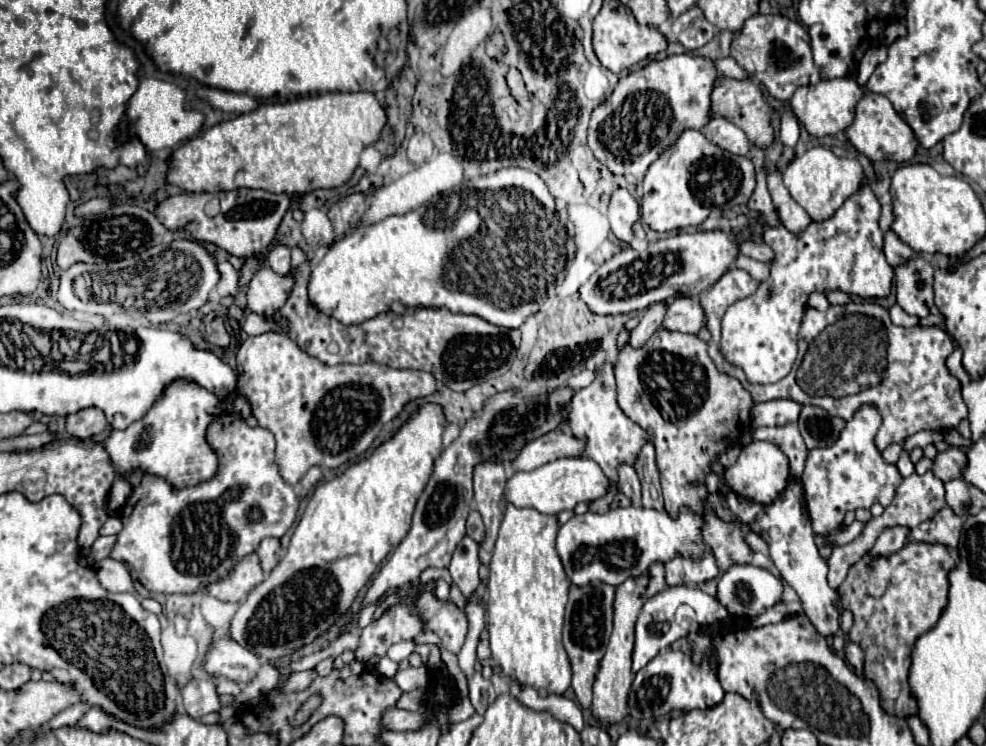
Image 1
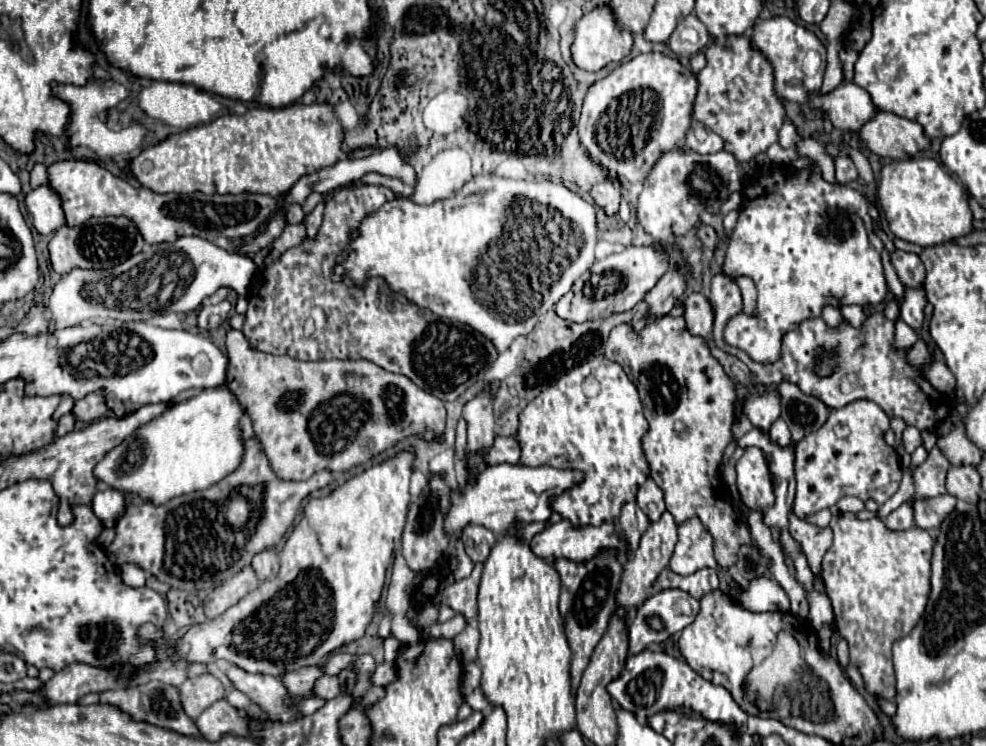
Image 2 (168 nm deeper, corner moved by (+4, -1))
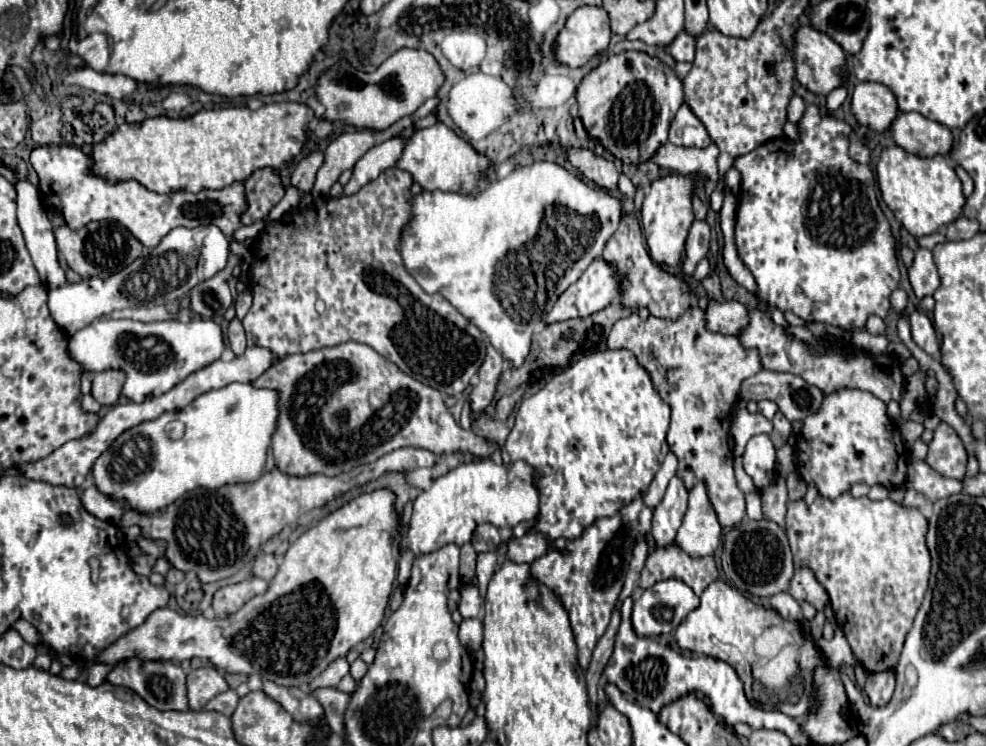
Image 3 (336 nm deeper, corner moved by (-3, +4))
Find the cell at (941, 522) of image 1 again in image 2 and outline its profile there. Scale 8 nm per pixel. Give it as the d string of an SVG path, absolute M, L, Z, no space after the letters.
M943 494L929 500L915 500L913 512L915 512L915 526L923 530L937 530L941 522L955 510L957 498L951 494Z

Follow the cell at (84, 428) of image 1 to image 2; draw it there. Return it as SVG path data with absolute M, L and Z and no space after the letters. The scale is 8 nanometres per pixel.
M93 392L93 394L87 394L85 398L77 400L71 412L75 414L77 422L83 422L83 424L91 424L95 420L109 416L109 408L105 406L105 398L101 392Z

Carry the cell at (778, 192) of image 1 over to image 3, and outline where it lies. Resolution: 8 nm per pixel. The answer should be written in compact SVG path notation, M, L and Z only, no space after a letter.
M794 95L792 101L790 101L790 105L788 105L788 119L790 119L792 123L798 123L800 117L804 115L804 109L806 109L806 103L802 101L802 97Z

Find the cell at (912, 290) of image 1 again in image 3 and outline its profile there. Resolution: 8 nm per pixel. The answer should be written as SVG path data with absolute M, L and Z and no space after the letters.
M914 311L910 315L910 331L912 331L912 341L922 349L926 351L928 355L936 357L938 355L938 349L940 349L940 343L938 343L938 337L936 337L936 331L934 331L934 325L932 321L922 315L920 311Z

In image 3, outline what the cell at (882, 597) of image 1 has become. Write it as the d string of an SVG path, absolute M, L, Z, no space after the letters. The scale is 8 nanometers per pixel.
M848 491L836 499L818 495L812 505L806 505L804 499L788 501L786 535L794 553L794 567L812 569L818 583L828 591L836 623L844 631L856 659L870 673L886 671L898 663L904 639L912 629L912 621L922 605L930 577L926 529L928 521L918 509L908 509L906 505L892 499L856 499Z

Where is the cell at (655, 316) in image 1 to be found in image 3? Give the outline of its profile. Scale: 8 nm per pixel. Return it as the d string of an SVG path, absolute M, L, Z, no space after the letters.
M694 221L686 239L686 259L682 263L682 275L692 275L696 263L708 253L710 249L710 227L706 221Z

